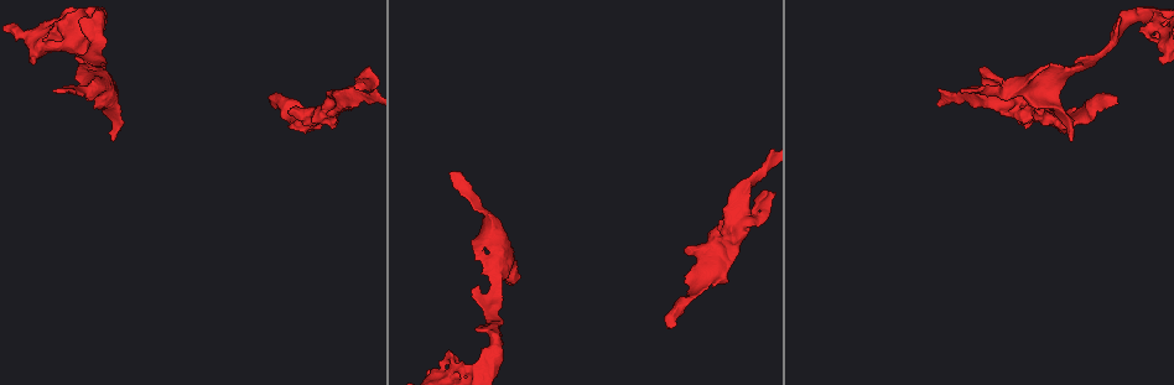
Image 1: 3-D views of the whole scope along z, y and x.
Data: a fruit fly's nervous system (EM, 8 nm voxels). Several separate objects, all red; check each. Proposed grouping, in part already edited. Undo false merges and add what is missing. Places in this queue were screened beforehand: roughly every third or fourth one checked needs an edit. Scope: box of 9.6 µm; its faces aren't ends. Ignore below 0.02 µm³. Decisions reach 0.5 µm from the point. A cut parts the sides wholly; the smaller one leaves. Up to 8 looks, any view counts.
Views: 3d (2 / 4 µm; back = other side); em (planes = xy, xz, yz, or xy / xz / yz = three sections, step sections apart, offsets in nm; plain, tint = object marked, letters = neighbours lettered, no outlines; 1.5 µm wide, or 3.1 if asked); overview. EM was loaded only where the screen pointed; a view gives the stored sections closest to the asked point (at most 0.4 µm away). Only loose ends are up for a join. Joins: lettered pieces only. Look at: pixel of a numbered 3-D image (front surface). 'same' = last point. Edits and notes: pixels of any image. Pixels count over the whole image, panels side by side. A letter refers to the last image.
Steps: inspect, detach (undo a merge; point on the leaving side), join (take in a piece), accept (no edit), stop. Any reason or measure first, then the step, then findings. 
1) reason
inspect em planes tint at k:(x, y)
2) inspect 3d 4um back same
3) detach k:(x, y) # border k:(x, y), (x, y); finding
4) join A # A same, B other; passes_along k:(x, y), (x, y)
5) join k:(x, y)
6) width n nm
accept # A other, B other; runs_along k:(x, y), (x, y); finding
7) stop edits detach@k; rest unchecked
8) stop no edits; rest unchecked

calibre changes
inspect em planes letters at 1:(756, 179)

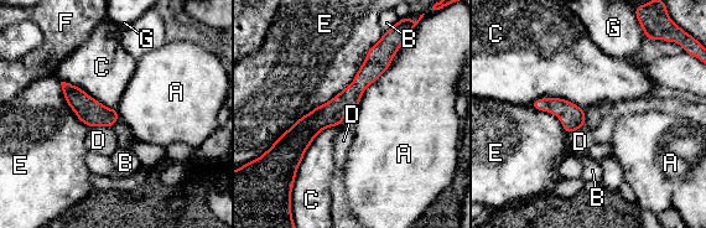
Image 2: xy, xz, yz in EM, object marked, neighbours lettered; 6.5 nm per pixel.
longest_contact E 1100 nm
accept # A other, B other, C other, D other, E other, F other, G other; border 2:(341, 124), (313, 139), (290, 197); all the same neuron

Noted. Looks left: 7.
an open end
inspect em planes letters at 1:(452, 172)

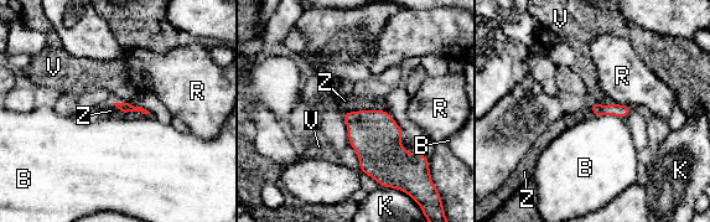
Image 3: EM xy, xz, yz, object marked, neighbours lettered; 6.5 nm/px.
width 70 nm
join Z # B other, K other, R other, V other, Z same; the neuron continues

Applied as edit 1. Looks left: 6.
an open end
inspect 3d 4um at 1:(507, 283)

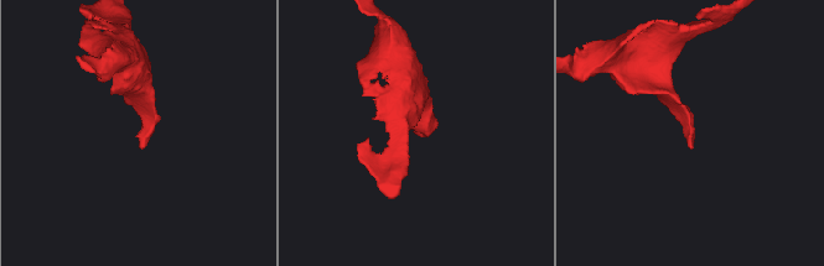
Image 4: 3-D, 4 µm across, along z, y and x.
inspect em planes letters at 4:(141, 146)

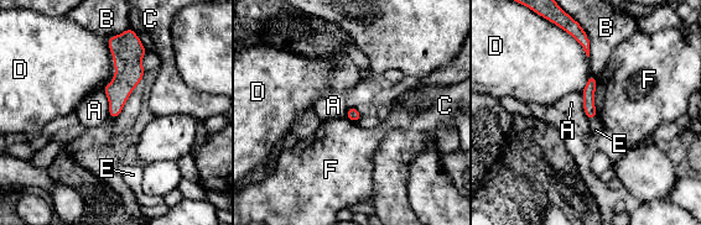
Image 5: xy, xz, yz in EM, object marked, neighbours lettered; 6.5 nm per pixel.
longest_contact D 320 nm
accept # A other, B other, C other, D other, E other, F other; no lettered piece goes on from it

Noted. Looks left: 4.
stop edits join@3; rest unchecked

